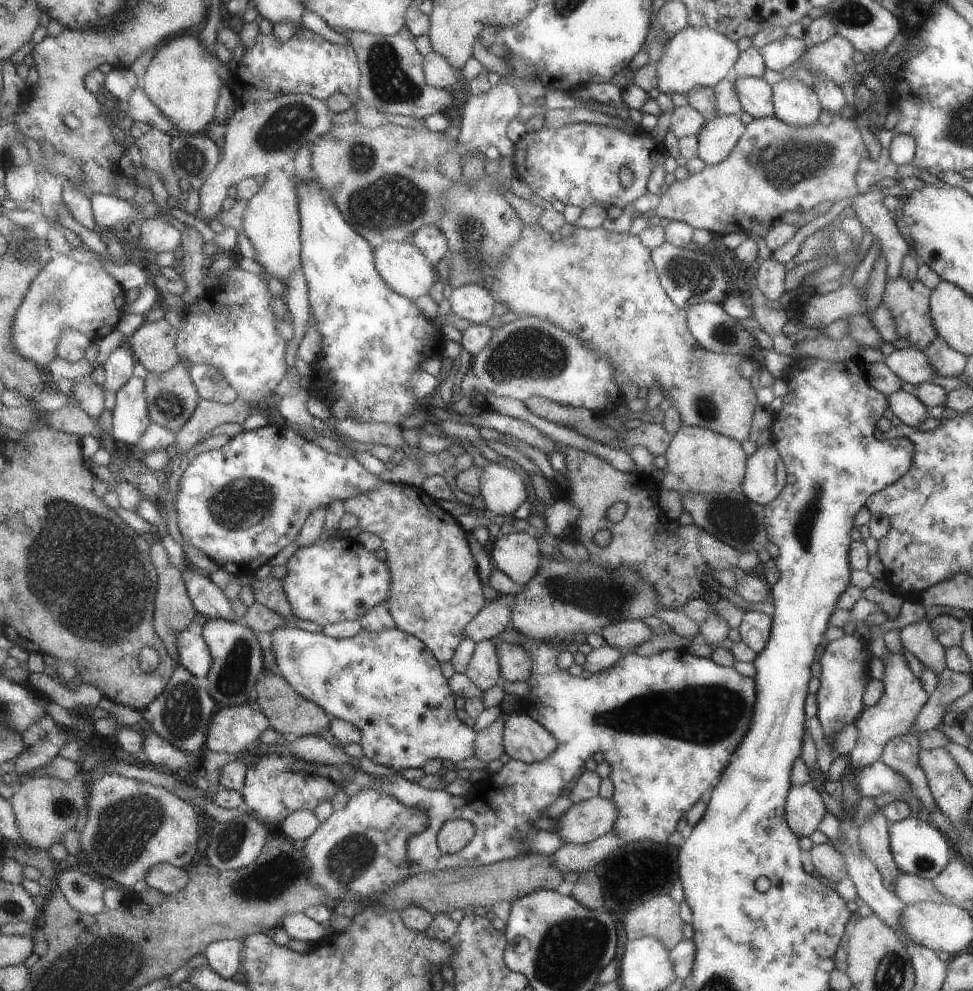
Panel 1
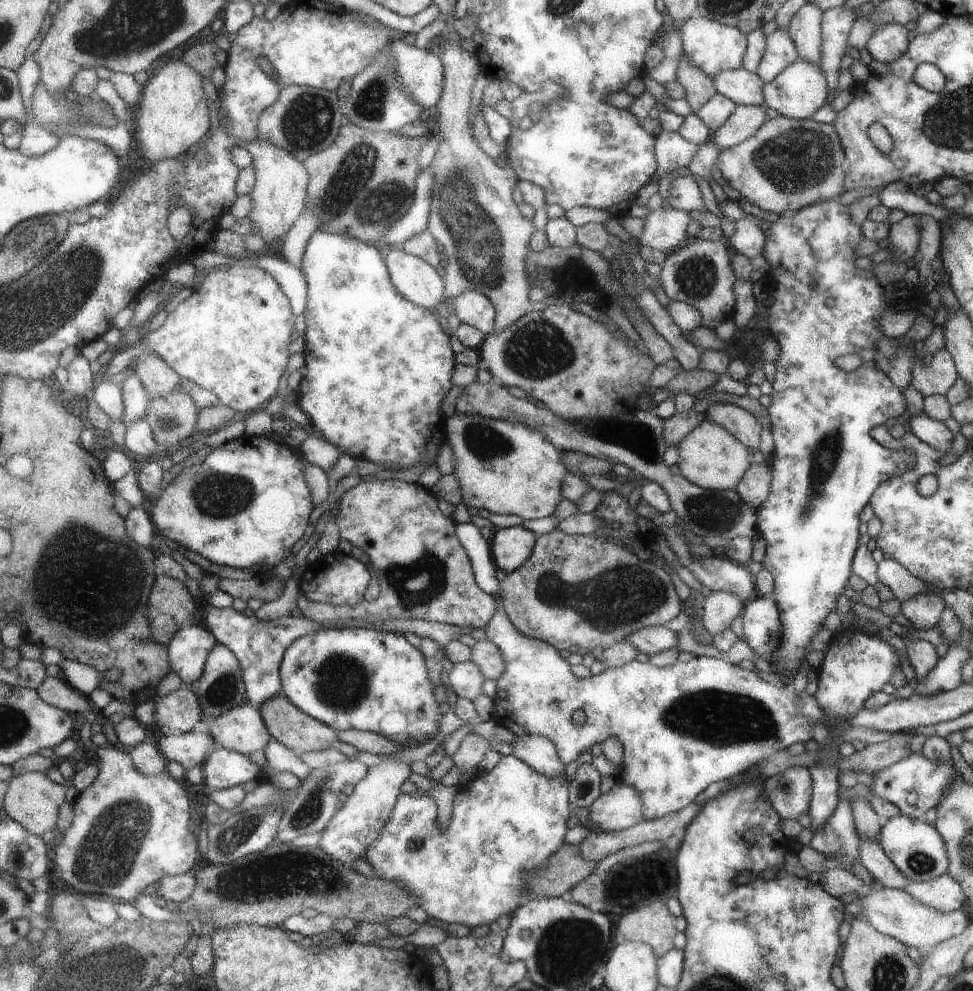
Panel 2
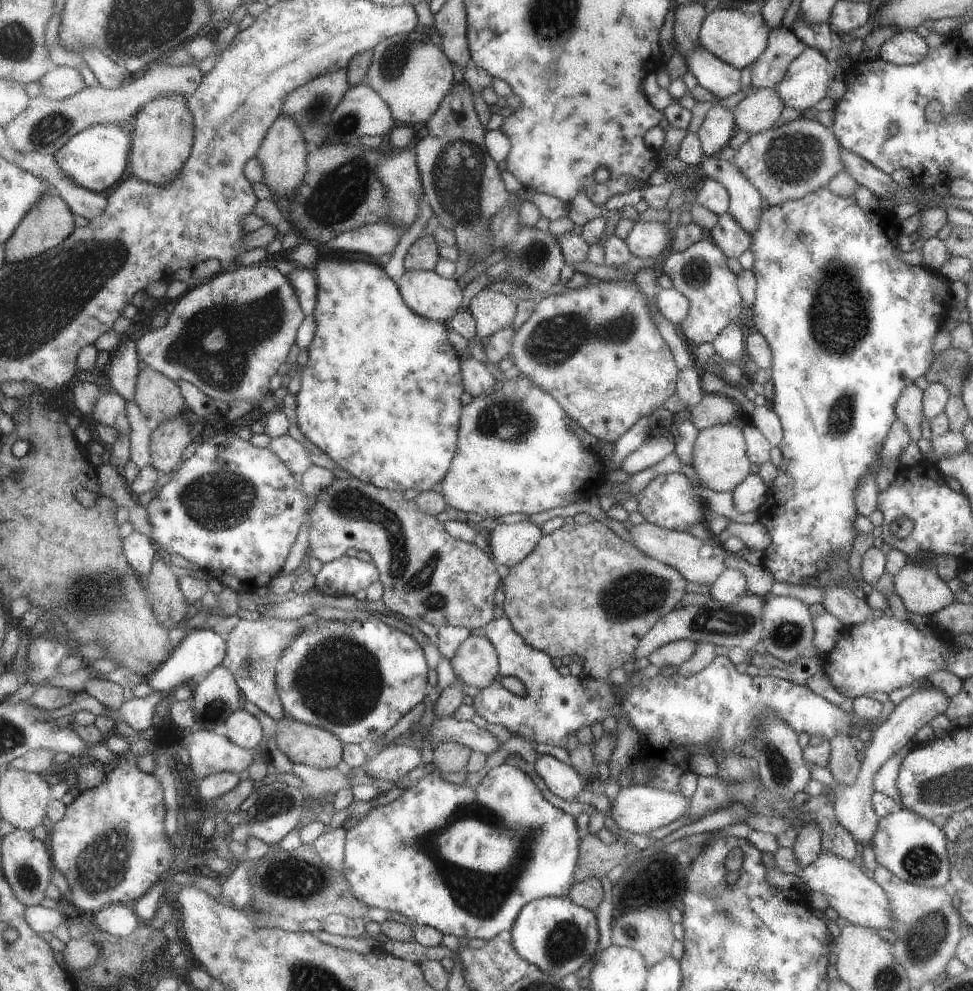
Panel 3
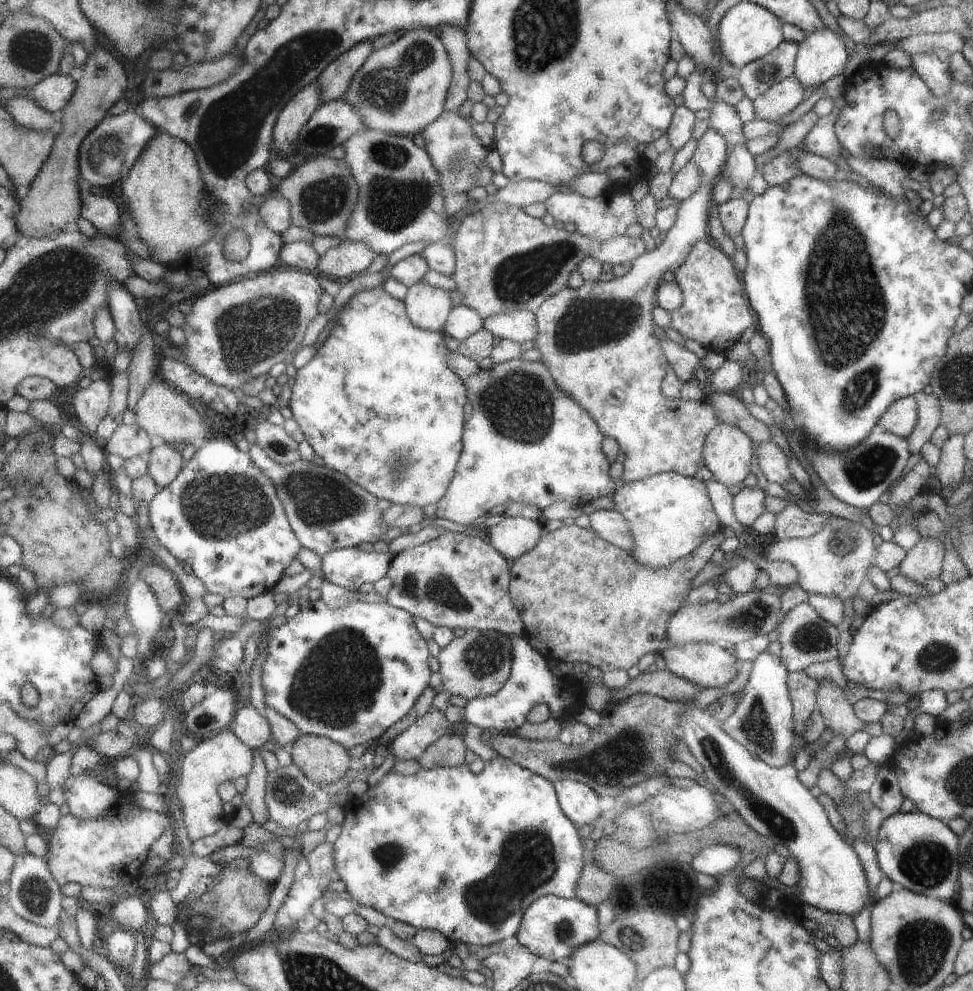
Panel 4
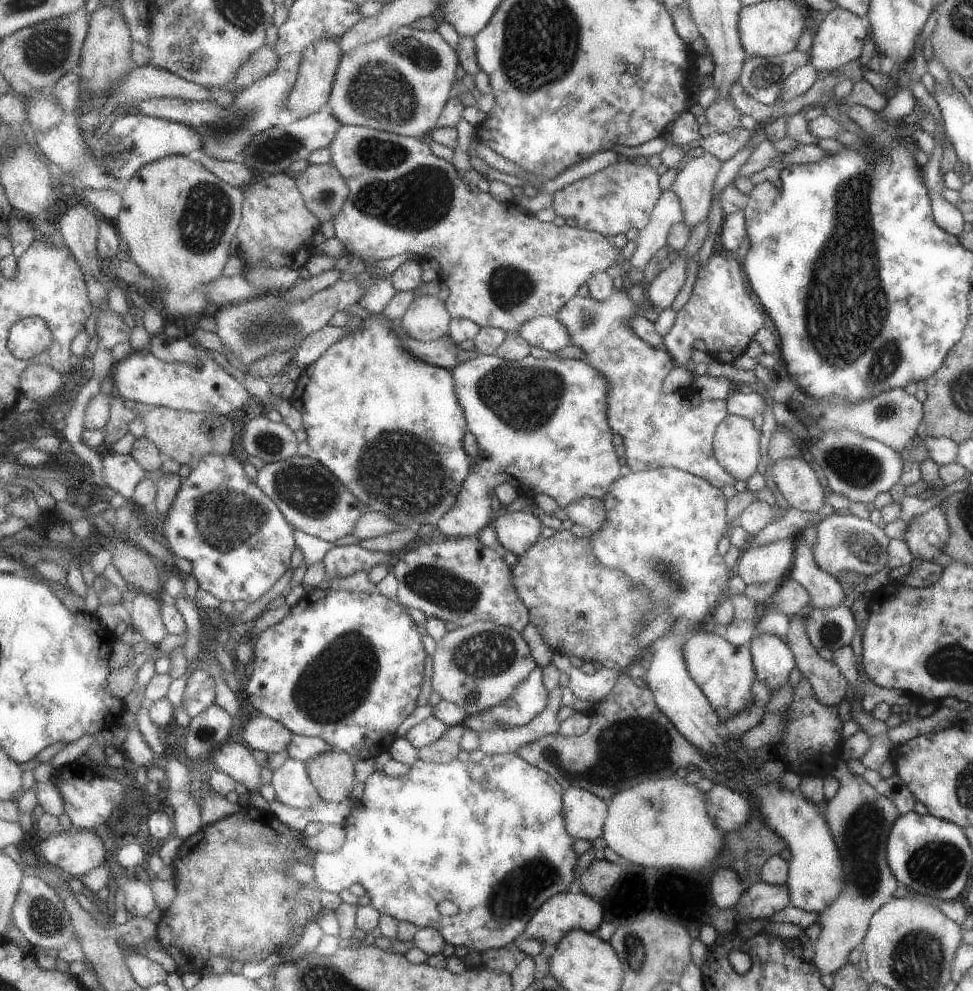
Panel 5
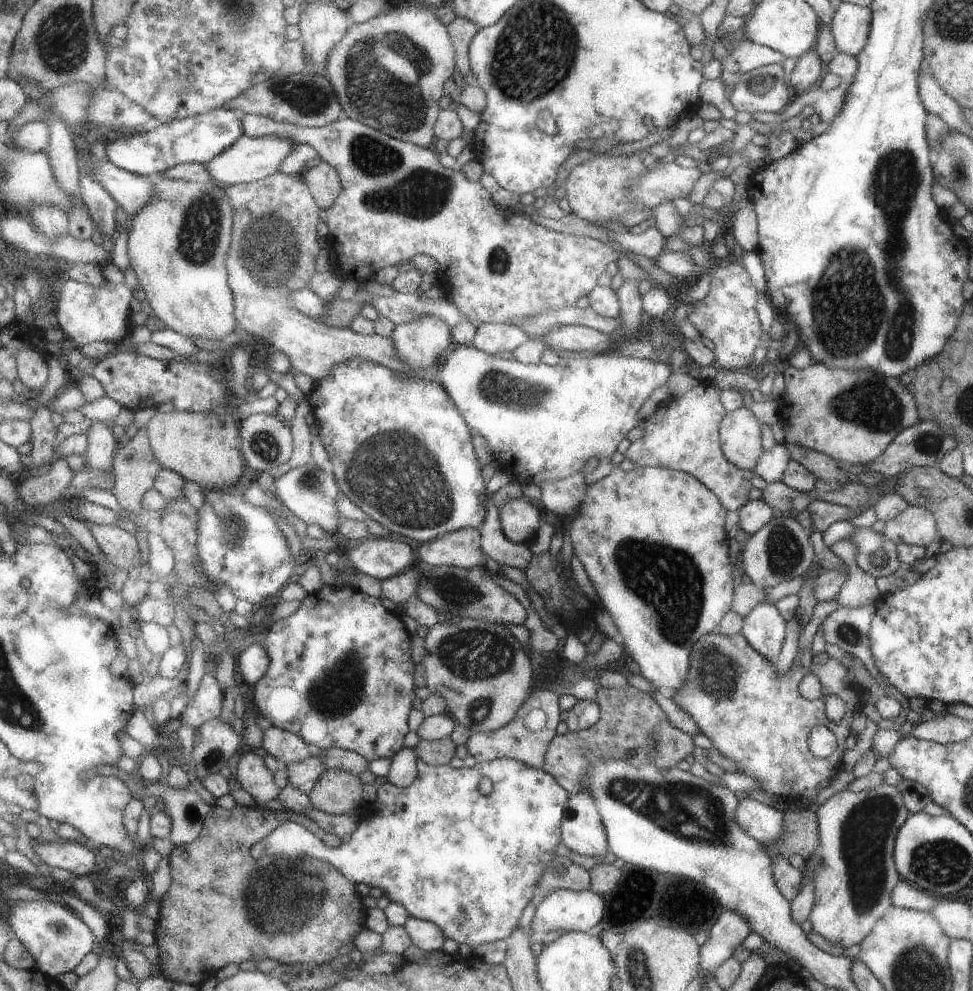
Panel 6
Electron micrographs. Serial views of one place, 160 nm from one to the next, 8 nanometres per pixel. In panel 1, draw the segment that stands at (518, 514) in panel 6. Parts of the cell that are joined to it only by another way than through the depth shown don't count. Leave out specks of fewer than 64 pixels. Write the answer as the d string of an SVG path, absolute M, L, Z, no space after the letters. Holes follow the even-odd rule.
M522 527L508 535L495 534L490 554L494 568L501 570L515 583L527 585L542 566L537 538L532 531Z

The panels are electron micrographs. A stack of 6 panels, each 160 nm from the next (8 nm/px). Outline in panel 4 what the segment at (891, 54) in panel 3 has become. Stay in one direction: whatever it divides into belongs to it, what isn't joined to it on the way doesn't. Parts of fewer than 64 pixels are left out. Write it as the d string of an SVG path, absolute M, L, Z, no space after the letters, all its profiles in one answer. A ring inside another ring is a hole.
M908 54L911 68L935 98L947 96L951 79L947 64L940 62L935 54Z

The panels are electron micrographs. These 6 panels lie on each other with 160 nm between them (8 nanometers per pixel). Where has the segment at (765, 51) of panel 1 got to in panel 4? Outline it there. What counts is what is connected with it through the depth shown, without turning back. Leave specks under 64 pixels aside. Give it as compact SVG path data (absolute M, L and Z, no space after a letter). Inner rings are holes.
M781 42L775 50L745 64L735 74L743 95L753 101L765 90L793 75L798 44Z

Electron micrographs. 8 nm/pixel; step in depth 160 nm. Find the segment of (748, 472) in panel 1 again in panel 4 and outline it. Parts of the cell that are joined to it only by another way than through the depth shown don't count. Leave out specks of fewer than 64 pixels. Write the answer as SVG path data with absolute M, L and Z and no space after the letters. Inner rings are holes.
M757 487L743 488L733 495L733 516L747 531L755 519L765 512L765 495Z

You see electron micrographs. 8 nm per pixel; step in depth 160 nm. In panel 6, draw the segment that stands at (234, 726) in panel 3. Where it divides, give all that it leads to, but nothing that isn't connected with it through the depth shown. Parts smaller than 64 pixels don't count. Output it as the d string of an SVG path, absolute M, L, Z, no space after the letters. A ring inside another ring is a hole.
M274 725L265 730L262 748L285 766L290 766L293 762L303 762L321 752L317 746L306 744L299 736Z

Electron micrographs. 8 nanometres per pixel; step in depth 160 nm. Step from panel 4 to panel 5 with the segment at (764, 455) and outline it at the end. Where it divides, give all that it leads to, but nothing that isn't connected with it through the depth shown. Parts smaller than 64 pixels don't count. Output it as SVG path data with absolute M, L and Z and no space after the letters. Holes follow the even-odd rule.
M779 458L771 466L773 486L782 504L805 512L817 512L825 504L818 473L802 458Z

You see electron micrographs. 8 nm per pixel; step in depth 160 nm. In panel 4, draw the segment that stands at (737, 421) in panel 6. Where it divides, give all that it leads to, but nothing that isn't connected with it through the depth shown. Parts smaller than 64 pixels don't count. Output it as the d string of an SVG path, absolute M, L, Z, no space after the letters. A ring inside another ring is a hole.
M720 422L704 442L704 467L717 483L731 487L740 484L750 473L751 440L733 424Z

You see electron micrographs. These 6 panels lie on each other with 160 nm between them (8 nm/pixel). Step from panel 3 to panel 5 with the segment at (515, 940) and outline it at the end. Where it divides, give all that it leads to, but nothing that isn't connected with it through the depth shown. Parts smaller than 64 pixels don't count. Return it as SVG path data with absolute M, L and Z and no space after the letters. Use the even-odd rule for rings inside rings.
M566 891L565 893L557 894L548 902L545 902L540 910L537 910L532 921L526 927L524 936L537 939L544 944L553 944L556 948L557 944L571 930L579 928L580 930L585 930L585 932L595 933L599 926L601 926L603 918L605 918L605 912L601 905L601 902L593 899L589 894L585 894L585 892L572 893L571 891Z

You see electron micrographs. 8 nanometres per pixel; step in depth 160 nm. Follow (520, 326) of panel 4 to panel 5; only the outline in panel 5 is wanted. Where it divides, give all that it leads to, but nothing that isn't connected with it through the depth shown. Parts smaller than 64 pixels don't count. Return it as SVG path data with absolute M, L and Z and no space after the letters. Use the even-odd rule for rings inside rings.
M555 316L533 318L531 322L525 322L525 326L521 326L517 333L531 346L553 353L573 345L573 336L569 334L569 328Z

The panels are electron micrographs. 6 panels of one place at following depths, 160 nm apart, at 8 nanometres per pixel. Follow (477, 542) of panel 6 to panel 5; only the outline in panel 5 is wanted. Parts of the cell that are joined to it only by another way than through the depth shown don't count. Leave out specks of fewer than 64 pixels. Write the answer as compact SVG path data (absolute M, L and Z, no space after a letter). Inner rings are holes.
M479 354L476 358L459 364L451 372L456 383L457 398L460 399L460 404L463 406L467 418L469 418L469 432L473 432L477 436L481 452L479 452L479 460L473 466L473 474L477 478L473 478L473 474L469 474L469 480L461 486L460 500L457 501L457 506L453 506L452 510L449 510L449 514L445 514L445 518L441 518L441 522L437 526L436 534L439 537L445 539L477 538L479 532L485 526L492 525L491 516L493 516L493 510L491 510L491 502L493 502L493 498L491 498L489 490L493 492L497 486L501 486L505 482L512 483L516 492L526 497L532 497L536 494L552 497L562 509L565 509L565 506L569 506L571 502L576 502L579 498L592 497L603 499L609 494L609 486L612 486L613 482L620 478L622 459L615 454L615 446L613 446L613 434L615 432L609 428L609 422L607 422L607 384L603 380L601 370L597 370L597 366L591 366L589 362L584 362L582 359L569 360L558 356L553 356L553 358L549 359L539 359L531 355L523 358L523 360L511 361L504 360L496 355Z

